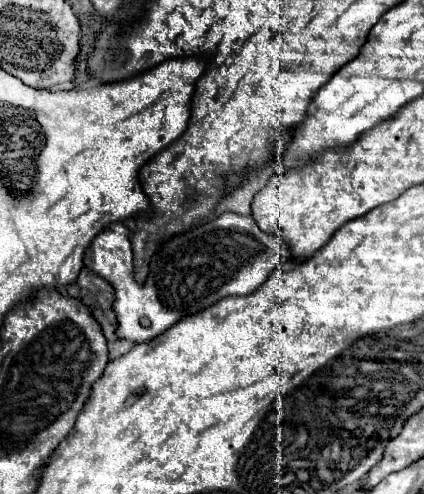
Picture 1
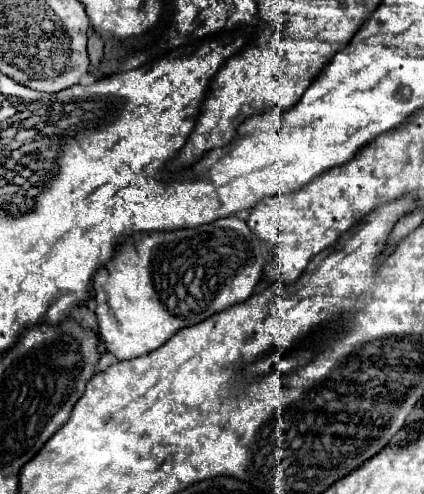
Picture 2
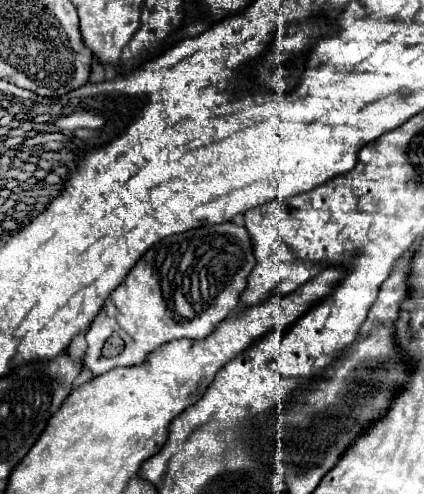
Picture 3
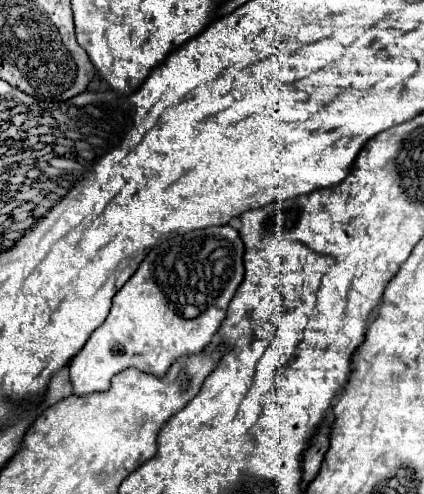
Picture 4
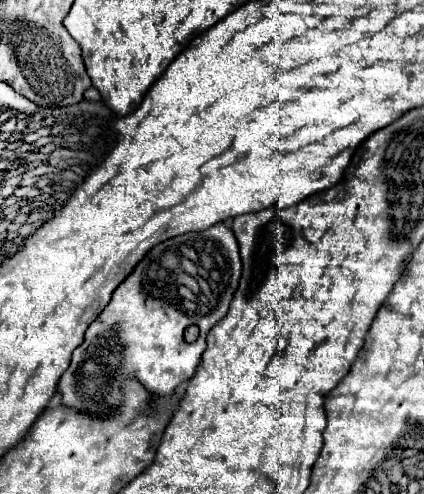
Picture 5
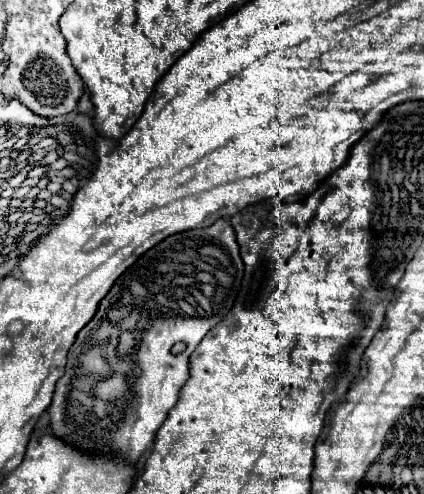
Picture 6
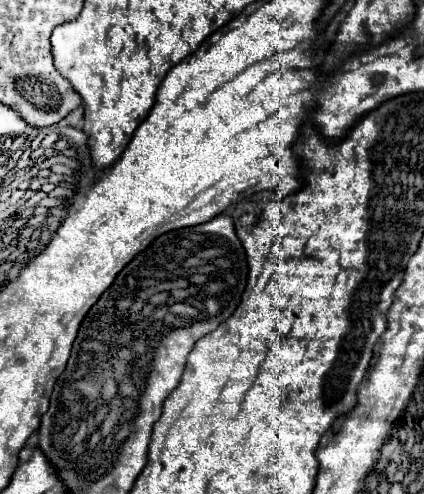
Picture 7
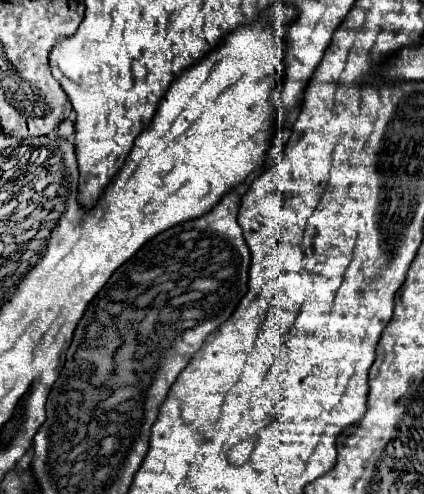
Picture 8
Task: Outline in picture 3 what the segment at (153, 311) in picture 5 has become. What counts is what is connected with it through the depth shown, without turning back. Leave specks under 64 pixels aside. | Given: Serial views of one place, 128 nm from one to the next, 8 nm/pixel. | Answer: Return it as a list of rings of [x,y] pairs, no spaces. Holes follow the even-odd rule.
[[[232,222],[202,226],[172,238],[164,238],[138,260],[136,268],[128,272],[126,280],[104,302],[104,308],[86,332],[88,350],[82,366],[88,368],[96,378],[118,366],[144,364],[148,354],[170,340],[208,338],[238,306],[238,296],[246,288],[246,278],[252,268],[254,254],[250,236],[246,228]],[[196,274],[198,280],[208,282],[210,302],[200,290],[200,302],[196,304]],[[112,334],[118,334],[126,346],[120,356],[104,358],[100,350],[104,340]]]

